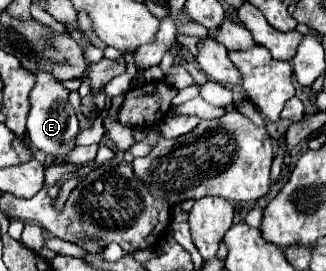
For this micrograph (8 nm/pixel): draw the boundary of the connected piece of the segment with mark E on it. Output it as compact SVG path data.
M34 72L34 76L36 76L36 86L30 92L32 108L28 116L28 138L44 154L52 154L64 160L64 156L74 148L72 144L74 136L80 132L76 112L68 102L68 90L58 80L46 76L46 72Z

